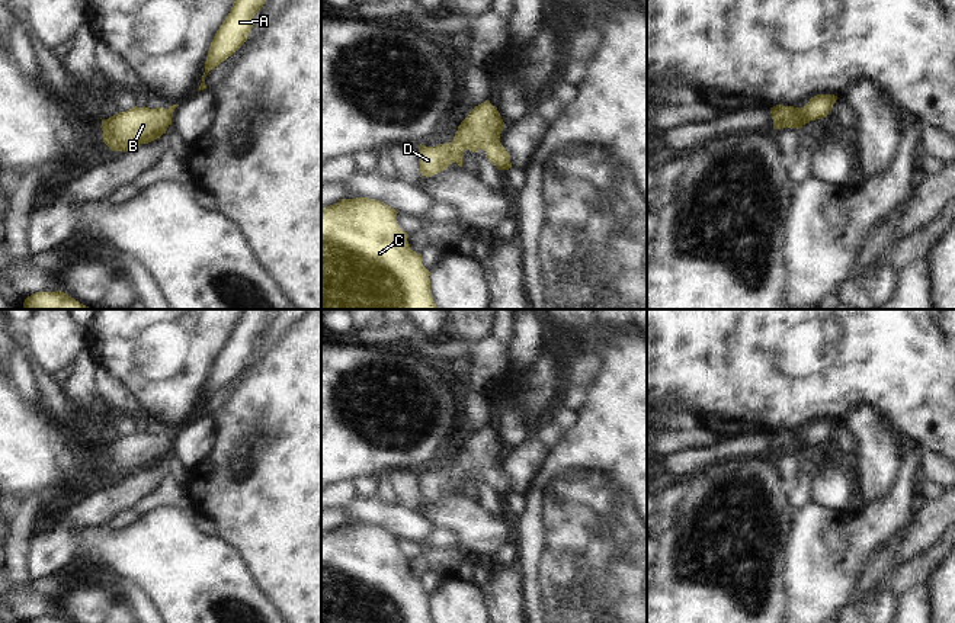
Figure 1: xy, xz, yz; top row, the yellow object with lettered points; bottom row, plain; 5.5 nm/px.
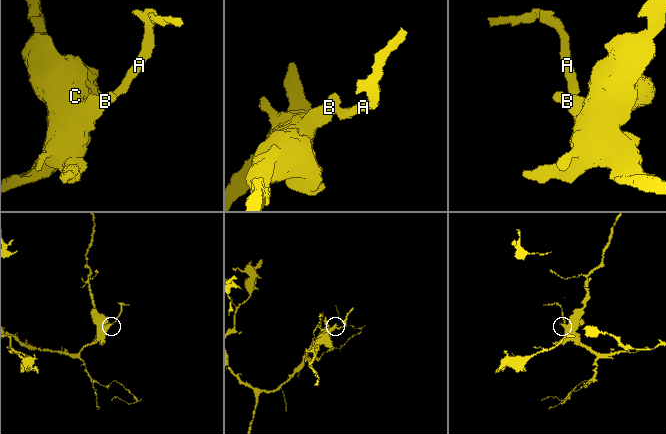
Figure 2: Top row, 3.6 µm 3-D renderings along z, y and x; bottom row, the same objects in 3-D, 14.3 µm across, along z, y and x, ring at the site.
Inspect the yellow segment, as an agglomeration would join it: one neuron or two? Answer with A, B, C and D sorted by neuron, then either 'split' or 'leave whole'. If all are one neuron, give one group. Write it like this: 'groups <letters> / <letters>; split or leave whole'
groups A B C D; leave whole

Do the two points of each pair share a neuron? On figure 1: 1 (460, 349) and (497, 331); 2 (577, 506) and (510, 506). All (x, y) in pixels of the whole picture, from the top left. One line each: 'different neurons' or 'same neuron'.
1: same neuron
2: different neurons

